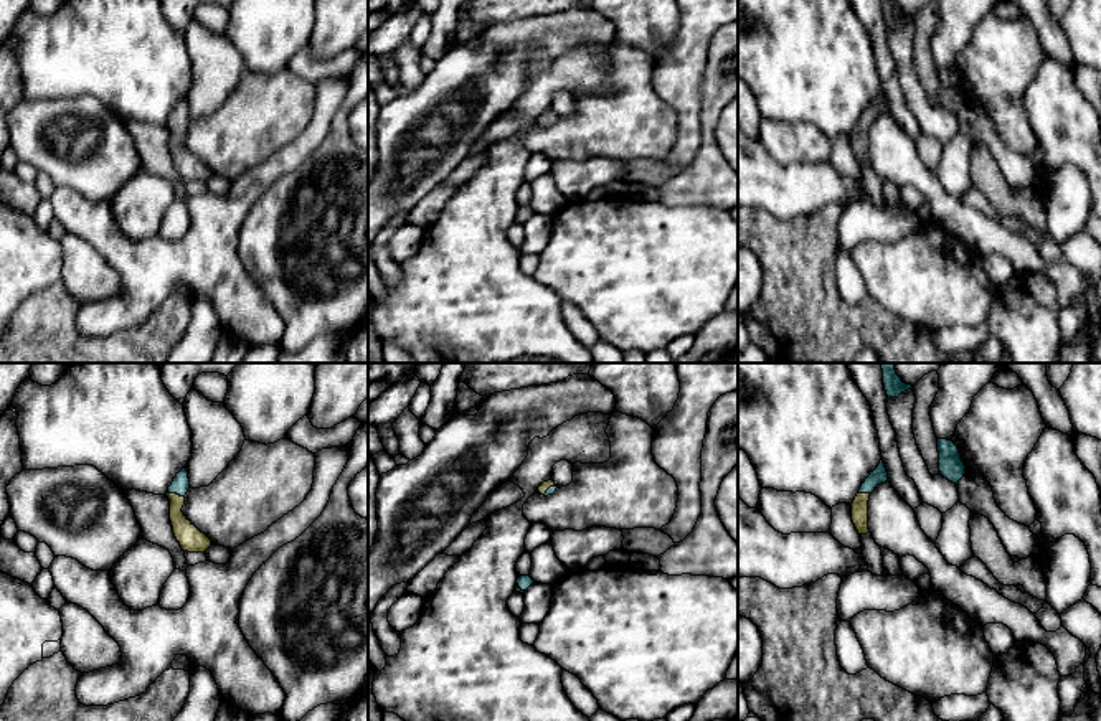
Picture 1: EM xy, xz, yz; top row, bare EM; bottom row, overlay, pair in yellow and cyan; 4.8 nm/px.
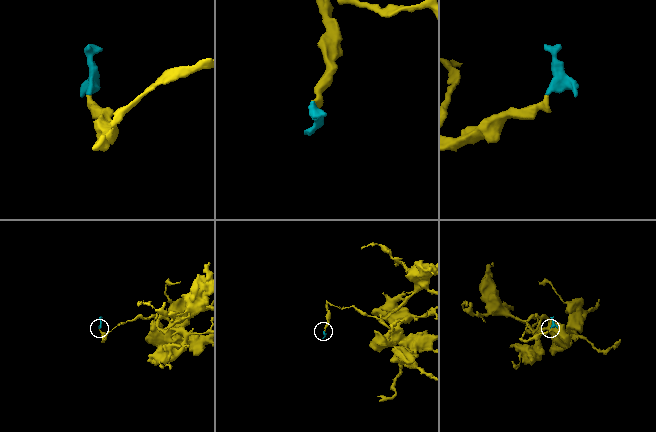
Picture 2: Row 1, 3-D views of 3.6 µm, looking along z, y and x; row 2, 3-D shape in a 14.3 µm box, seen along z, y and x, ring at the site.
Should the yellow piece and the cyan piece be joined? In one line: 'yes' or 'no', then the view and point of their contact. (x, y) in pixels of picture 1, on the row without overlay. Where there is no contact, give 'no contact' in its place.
yes | xy (175, 124)

